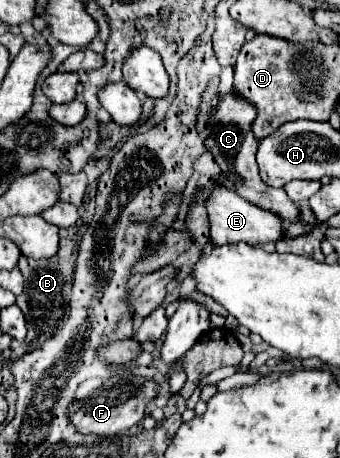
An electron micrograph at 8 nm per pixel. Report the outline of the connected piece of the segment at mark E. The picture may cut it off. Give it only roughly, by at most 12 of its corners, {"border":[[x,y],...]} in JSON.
{"border":[[227,186],[207,198],[213,246],[263,246],[281,220]]}

